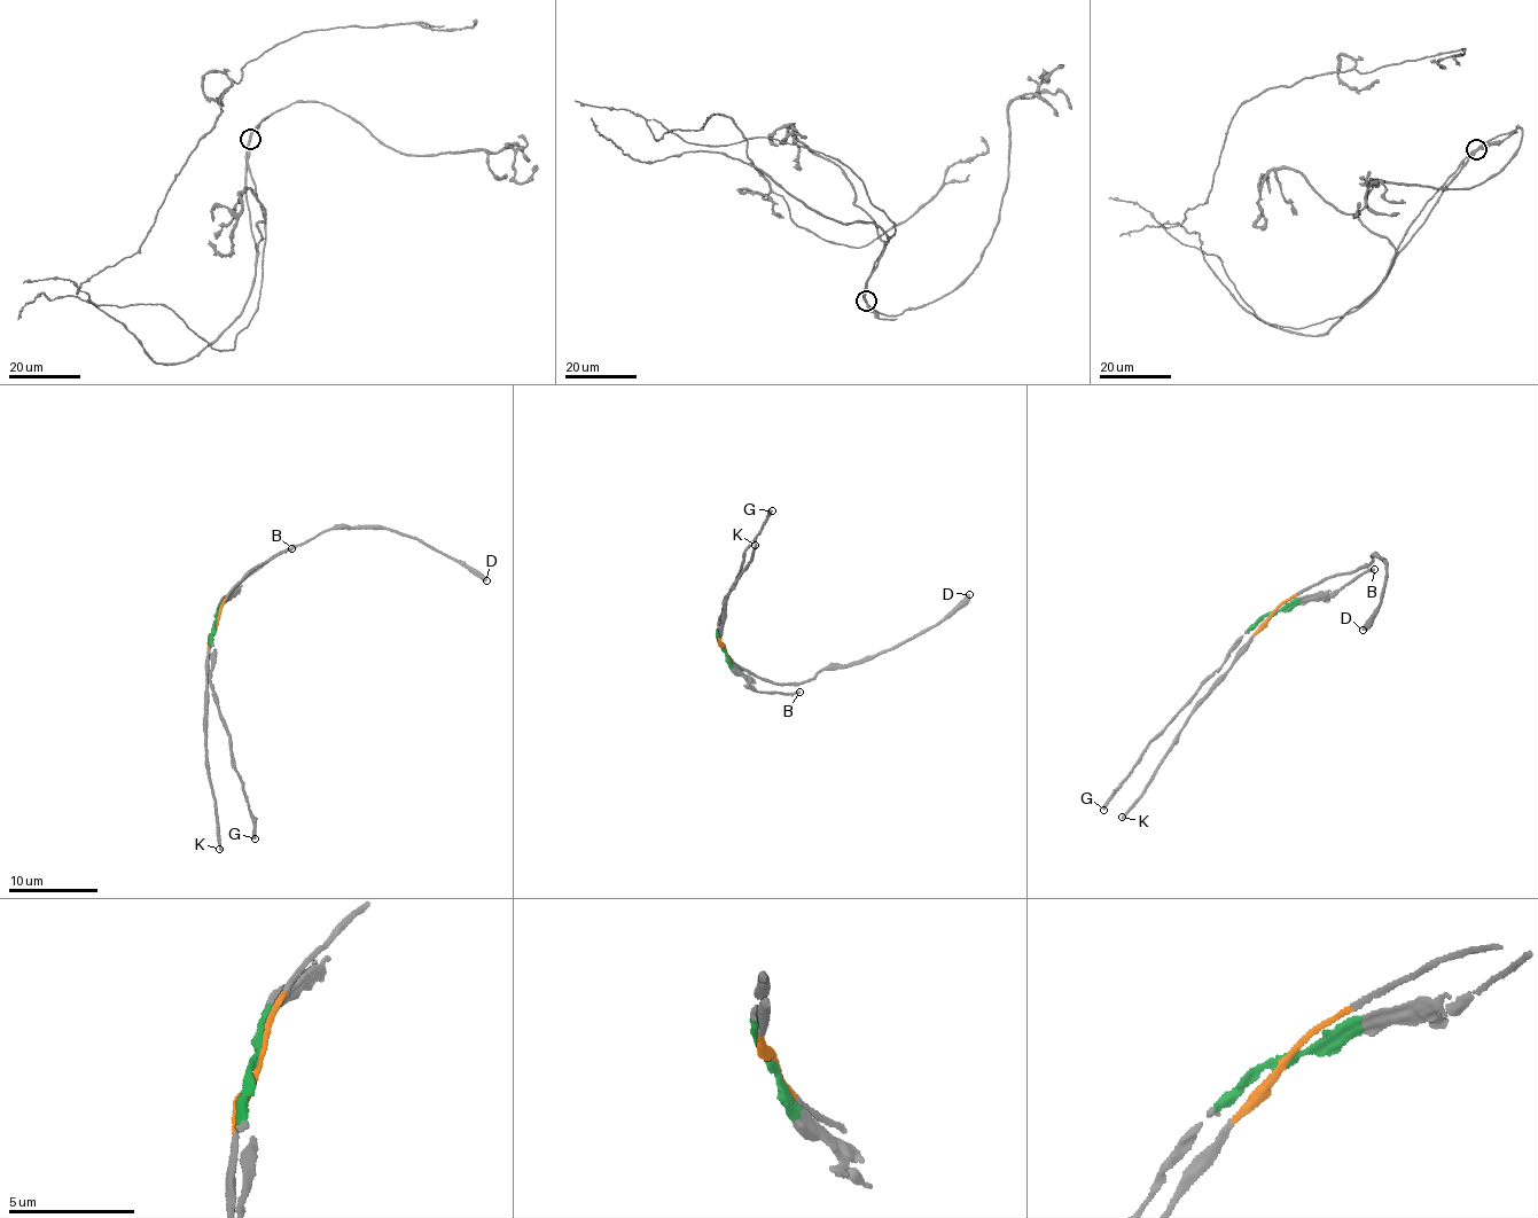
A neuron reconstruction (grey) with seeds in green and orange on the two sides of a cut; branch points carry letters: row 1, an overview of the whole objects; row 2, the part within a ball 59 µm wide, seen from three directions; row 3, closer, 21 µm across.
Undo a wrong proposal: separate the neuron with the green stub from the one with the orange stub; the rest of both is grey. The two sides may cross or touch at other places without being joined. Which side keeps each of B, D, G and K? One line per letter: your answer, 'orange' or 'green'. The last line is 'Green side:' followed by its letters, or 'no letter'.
B: green
D: orange
G: green
K: orange
Green side: B, G

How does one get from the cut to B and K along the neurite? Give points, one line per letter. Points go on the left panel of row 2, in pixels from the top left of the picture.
B: (216, 622), (240, 580), (290, 548)
K: (216, 622), (207, 665), (203, 721), (219, 849)

